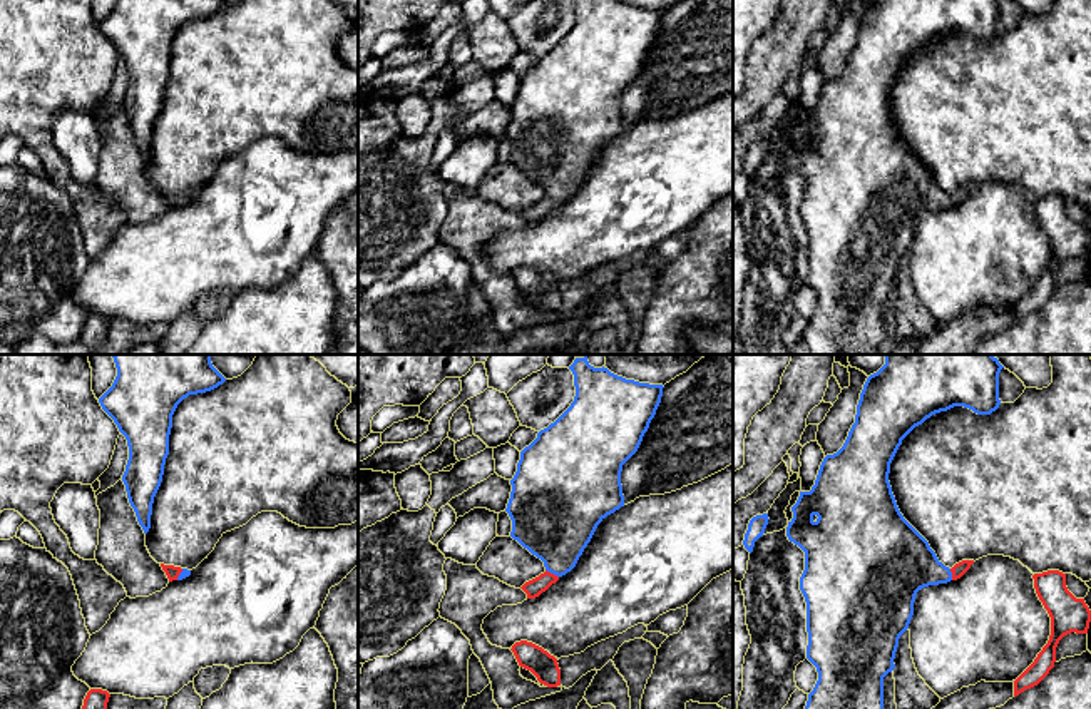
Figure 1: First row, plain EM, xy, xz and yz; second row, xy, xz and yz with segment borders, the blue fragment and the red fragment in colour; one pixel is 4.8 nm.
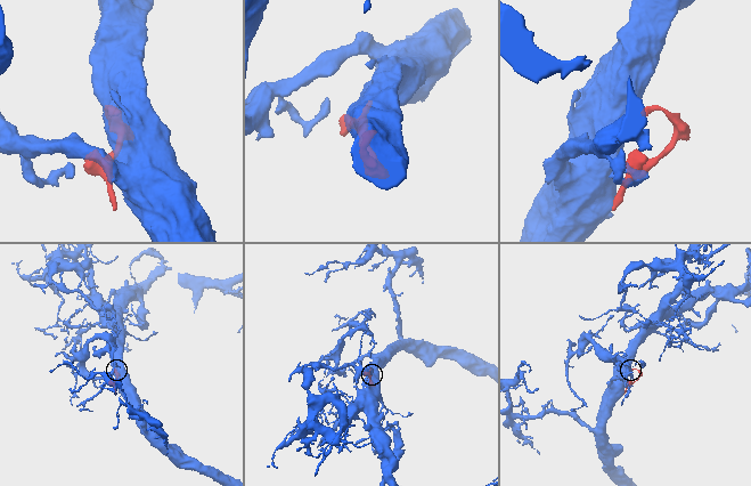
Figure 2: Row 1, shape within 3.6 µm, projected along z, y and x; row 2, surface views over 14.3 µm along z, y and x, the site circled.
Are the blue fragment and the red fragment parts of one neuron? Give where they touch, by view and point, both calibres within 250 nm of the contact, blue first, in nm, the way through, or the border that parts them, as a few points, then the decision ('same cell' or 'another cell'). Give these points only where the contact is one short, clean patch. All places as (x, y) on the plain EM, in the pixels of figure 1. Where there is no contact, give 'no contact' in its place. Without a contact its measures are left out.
meets blue in xz at (553, 198); 380 nm thick on the blue side, 90 nm on the other; runs through xz (554, 146), (553, 198), (534, 213); same cell

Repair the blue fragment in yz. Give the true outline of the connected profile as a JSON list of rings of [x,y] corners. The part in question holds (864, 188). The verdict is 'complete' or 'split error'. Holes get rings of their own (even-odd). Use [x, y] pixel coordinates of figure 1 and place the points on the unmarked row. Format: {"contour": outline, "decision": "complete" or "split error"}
{"contour": [[[870,0],[860,18],[855,48],[843,72],[827,80],[810,117],[800,117],[791,132],[786,162],[805,177],[800,216],[807,227],[807,284],[817,293],[818,306],[802,339],[790,354],[872,354],[884,339],[884,303],[894,296],[900,261],[914,241],[915,221],[929,211],[960,204],[974,189],[962,186],[945,192],[929,167],[900,139],[889,107],[890,89],[902,65],[927,43],[964,32],[991,40],[1001,30],[999,0]]], "decision": "split error"}

